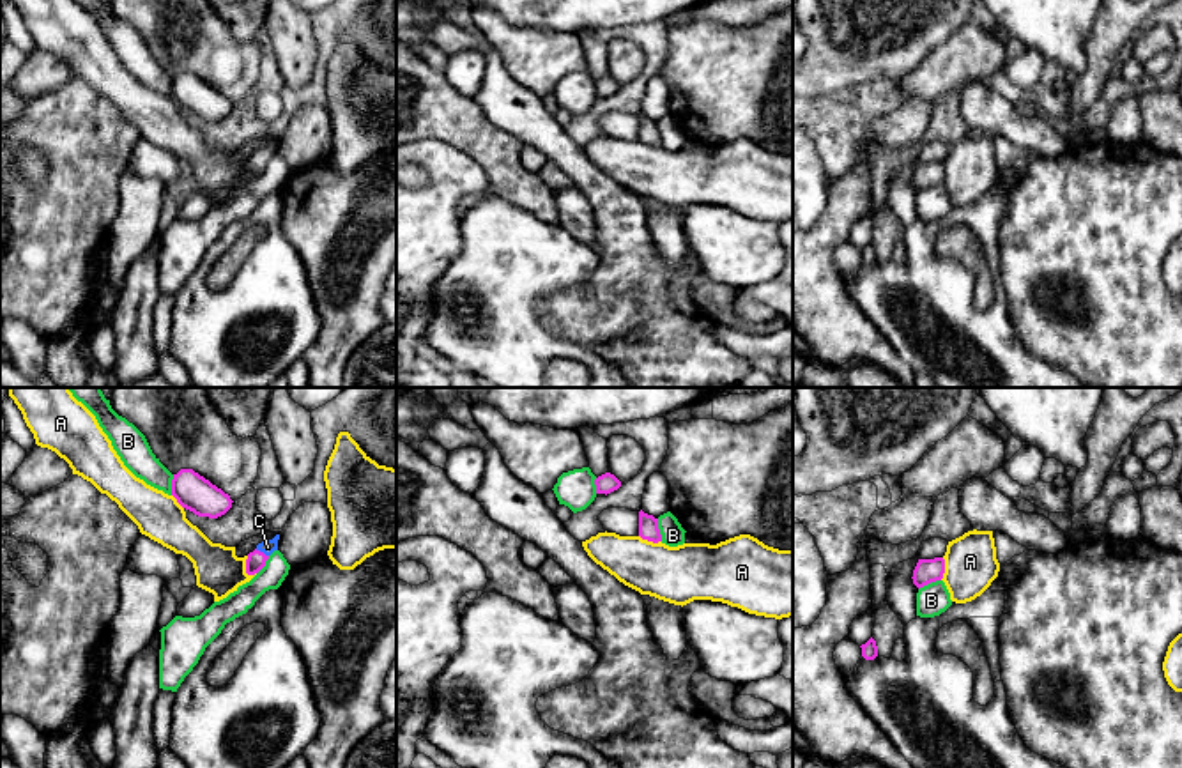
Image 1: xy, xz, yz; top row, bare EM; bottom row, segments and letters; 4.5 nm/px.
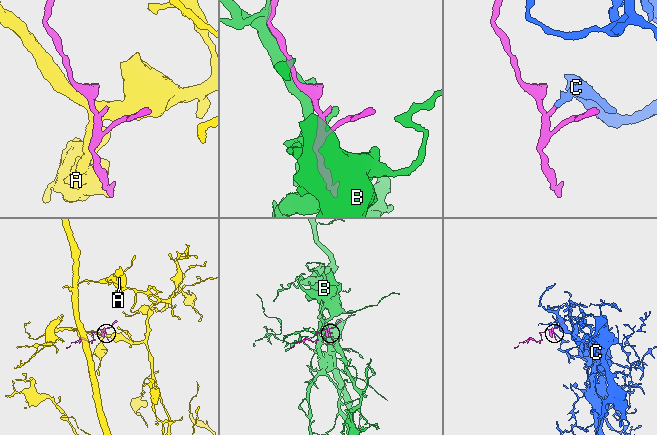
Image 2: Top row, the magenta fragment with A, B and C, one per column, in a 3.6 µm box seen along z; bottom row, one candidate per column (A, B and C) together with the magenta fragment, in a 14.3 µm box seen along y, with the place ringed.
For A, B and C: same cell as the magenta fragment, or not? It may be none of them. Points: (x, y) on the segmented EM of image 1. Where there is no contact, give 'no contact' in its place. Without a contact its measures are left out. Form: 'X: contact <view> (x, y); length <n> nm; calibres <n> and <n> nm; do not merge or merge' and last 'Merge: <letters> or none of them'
A: contact xy (246, 568); length 100 nm; calibres 90 and 220 nm; do not merge
B: contact xz (659, 529); length 110 nm; calibres 100 and 110 nm; do not merge
C: contact xy (262, 552); length 70 nm; calibres 90 and 70 nm; merge
Merge: C

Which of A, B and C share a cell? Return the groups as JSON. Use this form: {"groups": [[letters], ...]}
{"groups": [["A"], ["B"], ["C"]]}

